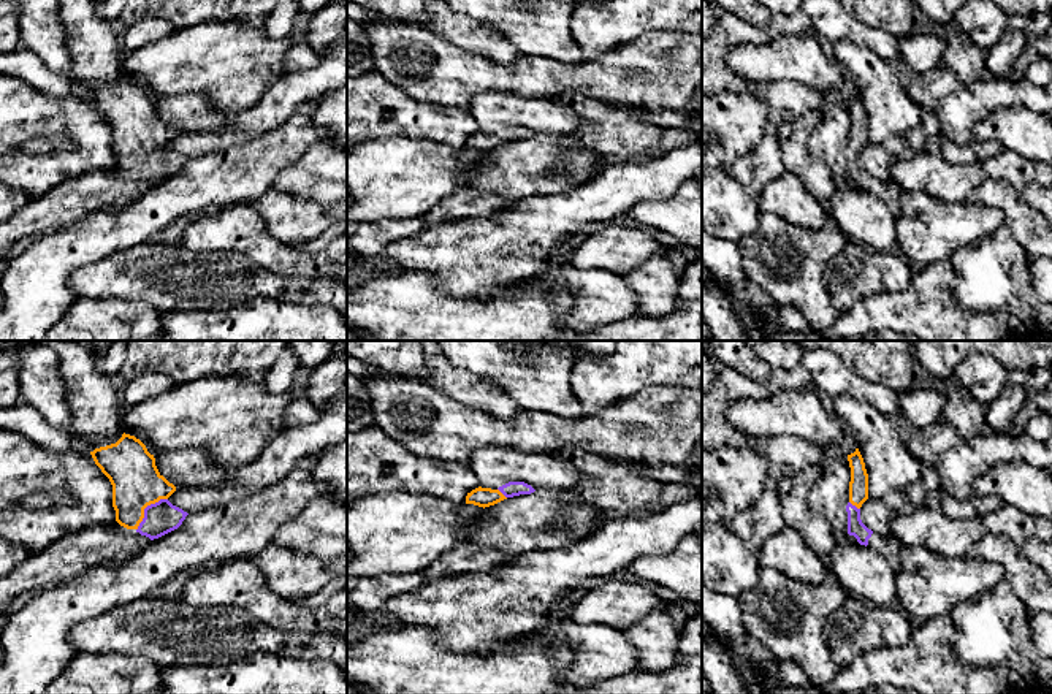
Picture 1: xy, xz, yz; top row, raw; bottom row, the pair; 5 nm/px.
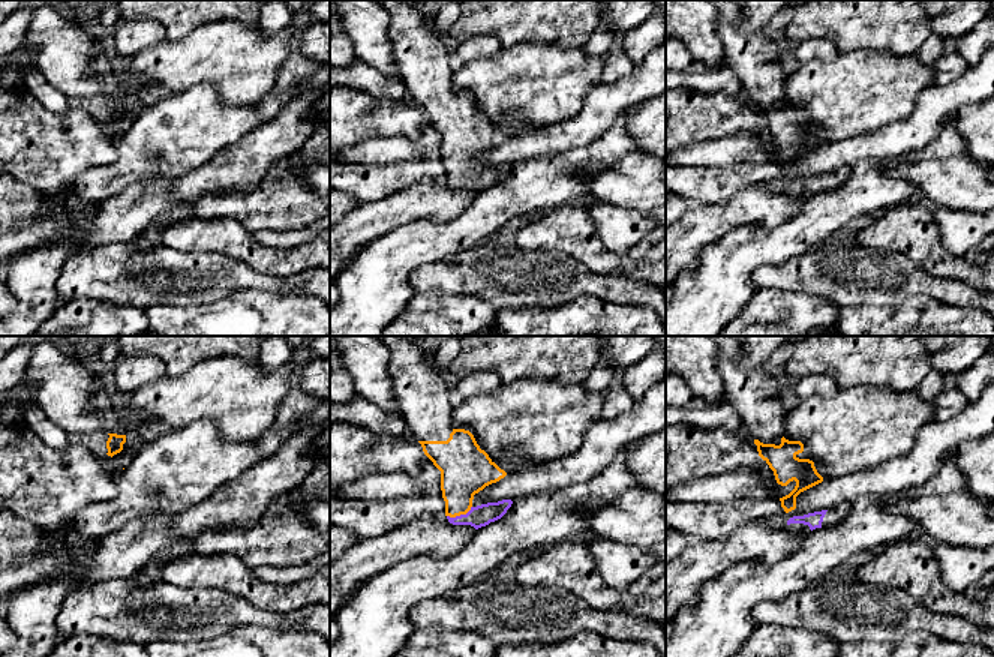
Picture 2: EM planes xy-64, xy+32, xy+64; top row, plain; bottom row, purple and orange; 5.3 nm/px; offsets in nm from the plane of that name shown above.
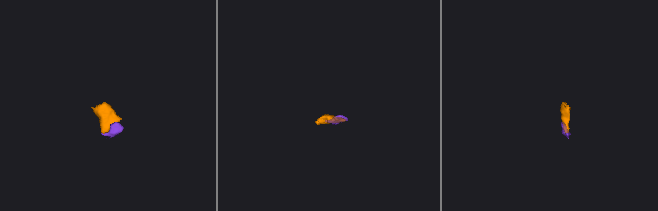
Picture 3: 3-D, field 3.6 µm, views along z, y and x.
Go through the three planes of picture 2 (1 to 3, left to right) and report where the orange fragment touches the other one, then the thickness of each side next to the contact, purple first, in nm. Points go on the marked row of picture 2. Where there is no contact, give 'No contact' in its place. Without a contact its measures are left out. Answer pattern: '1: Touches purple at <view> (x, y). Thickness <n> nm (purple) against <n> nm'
1: No contact
2: Touches purple at xy+32 (461, 515). Thickness 120 nm (purple) against 280 nm
3: No contact

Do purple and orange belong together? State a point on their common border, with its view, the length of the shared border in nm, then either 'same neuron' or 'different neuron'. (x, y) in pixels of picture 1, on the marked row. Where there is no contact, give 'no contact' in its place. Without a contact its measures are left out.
contact xy (144, 509); length 220 nm; same neuron

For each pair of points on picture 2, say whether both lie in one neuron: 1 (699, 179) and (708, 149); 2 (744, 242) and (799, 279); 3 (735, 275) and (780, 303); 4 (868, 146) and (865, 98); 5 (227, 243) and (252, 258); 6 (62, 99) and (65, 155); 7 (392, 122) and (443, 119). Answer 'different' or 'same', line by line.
1: different
2: different
3: different
4: different
5: same
6: different
7: different

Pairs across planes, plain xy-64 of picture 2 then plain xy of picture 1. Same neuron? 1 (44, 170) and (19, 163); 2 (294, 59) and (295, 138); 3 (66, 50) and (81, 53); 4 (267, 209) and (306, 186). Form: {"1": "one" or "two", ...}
{"1": "one", "2": "one", "3": "two", "4": "two"}

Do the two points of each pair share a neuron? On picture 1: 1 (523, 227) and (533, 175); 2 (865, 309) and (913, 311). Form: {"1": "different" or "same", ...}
{"1": "different", "2": "same"}

